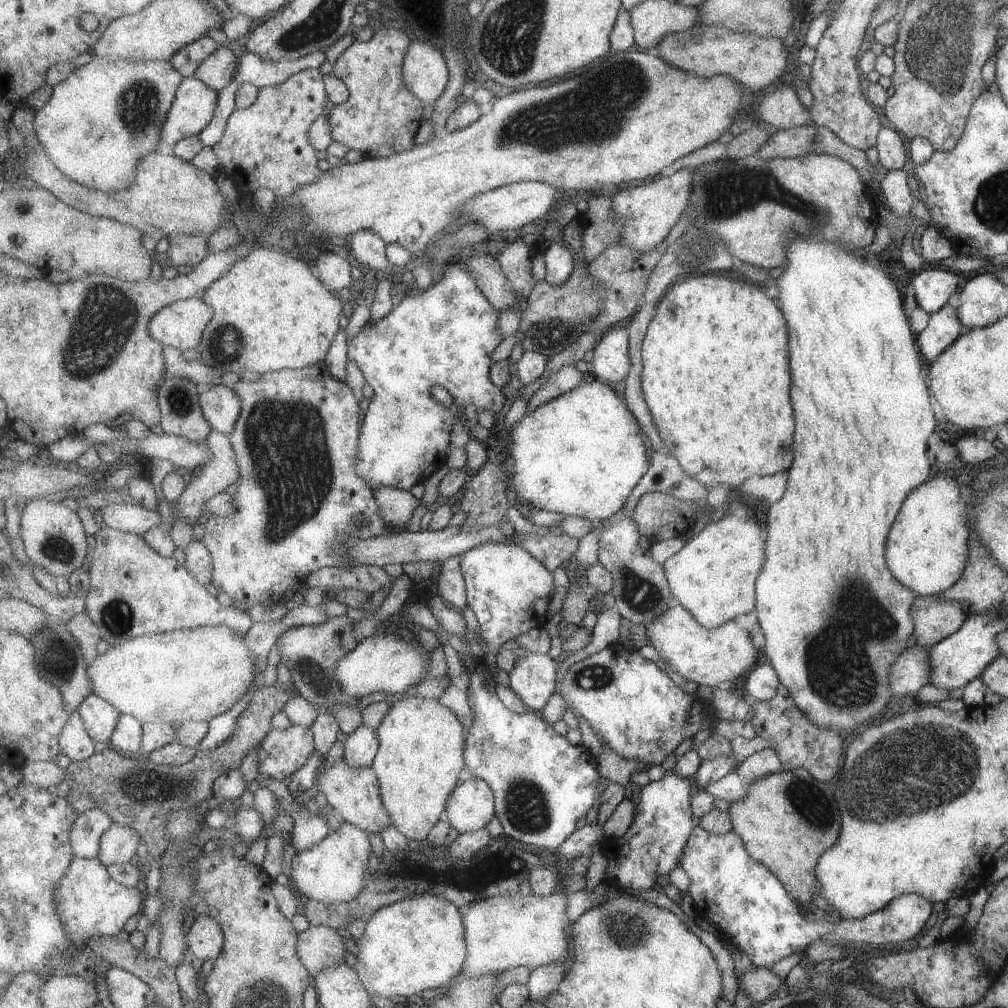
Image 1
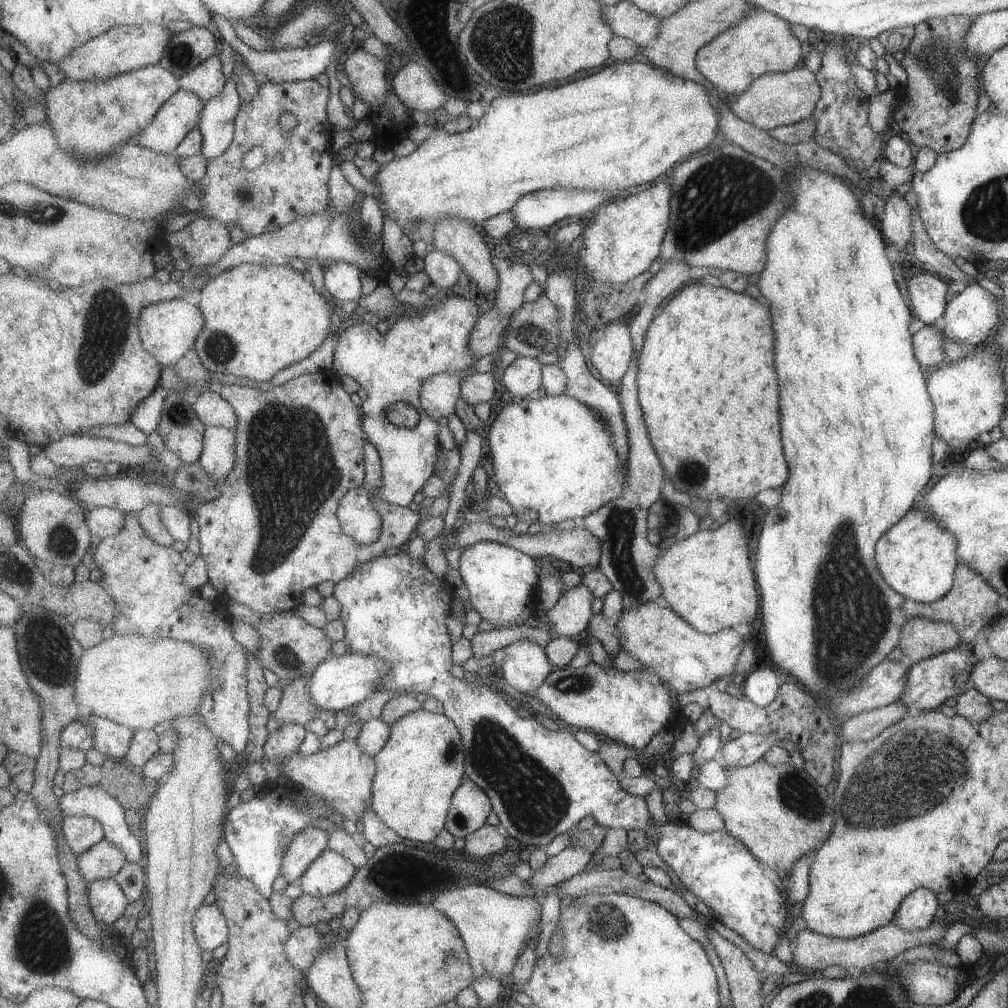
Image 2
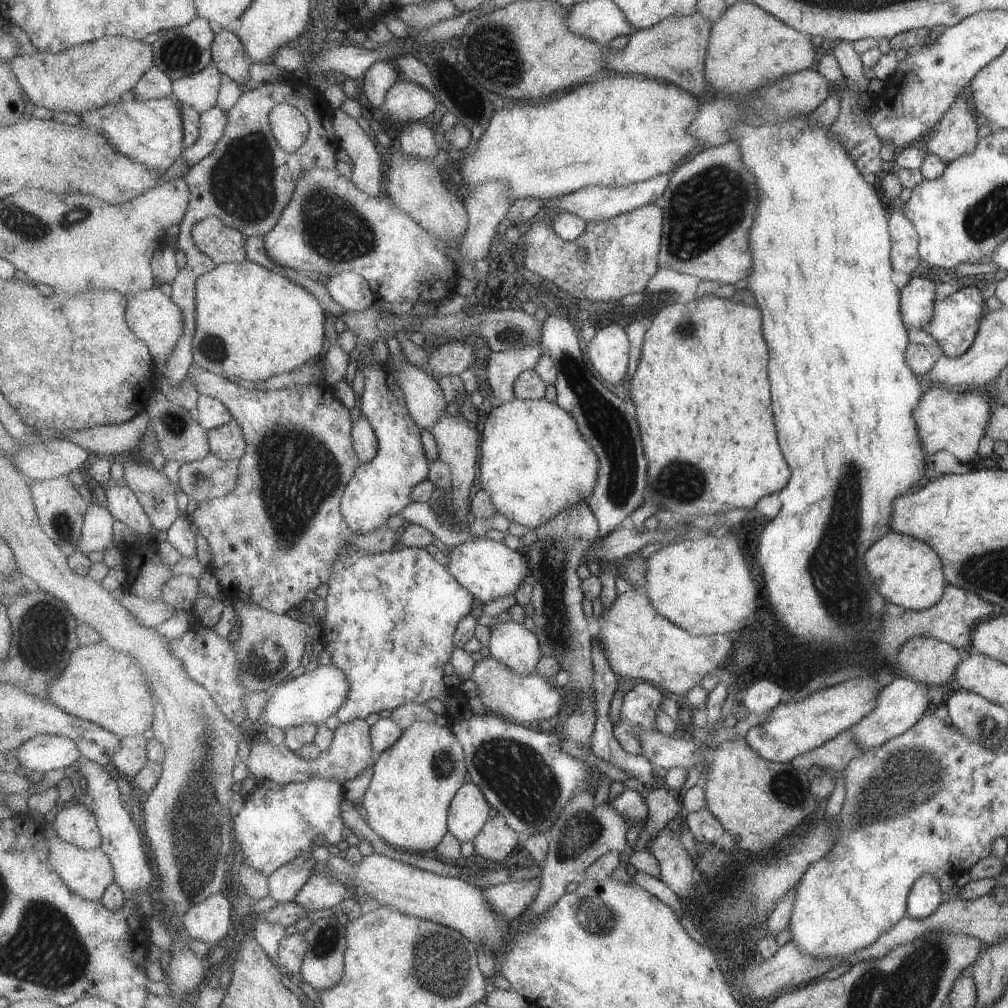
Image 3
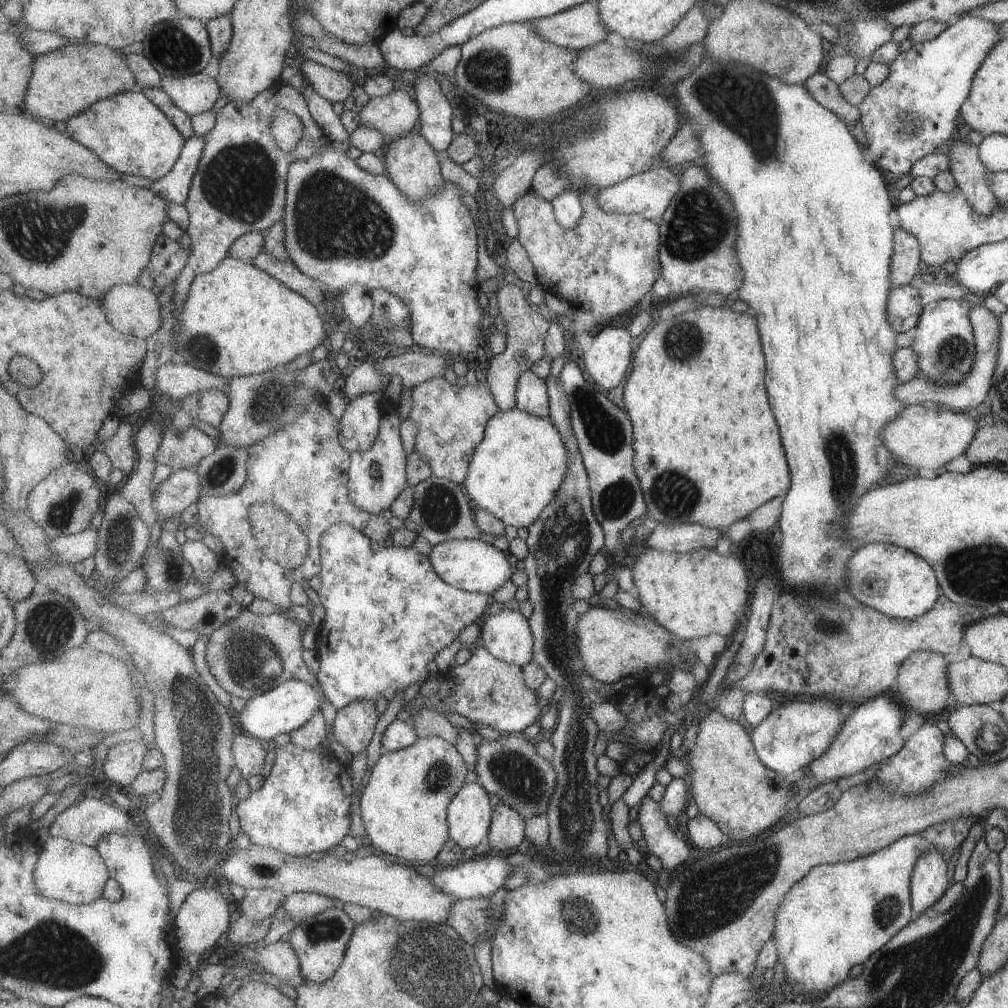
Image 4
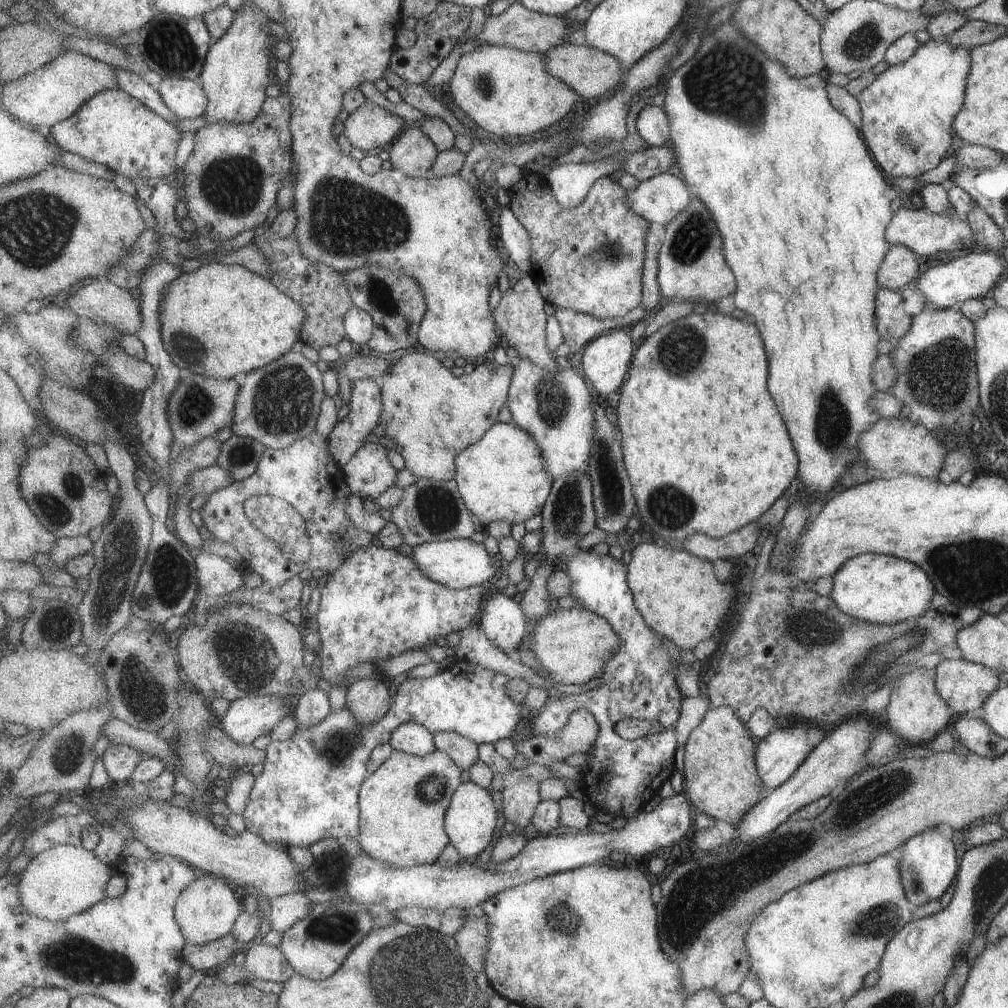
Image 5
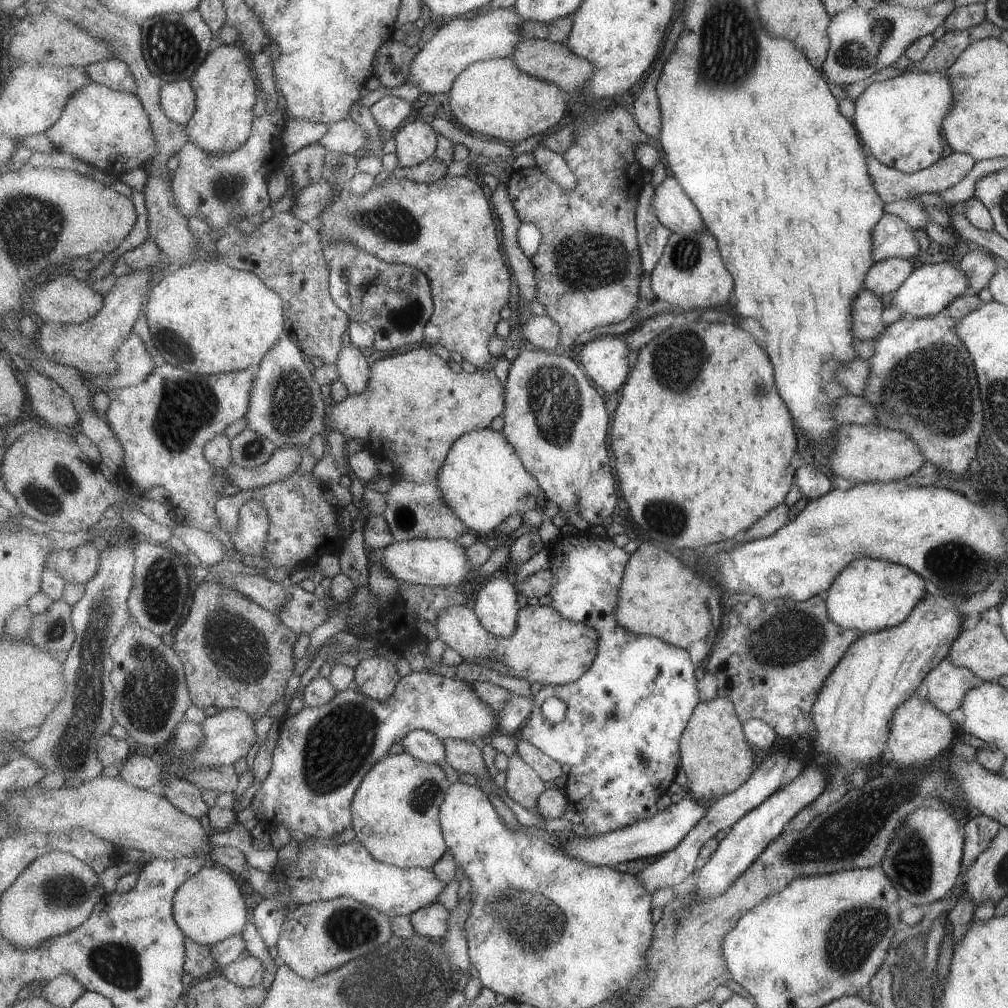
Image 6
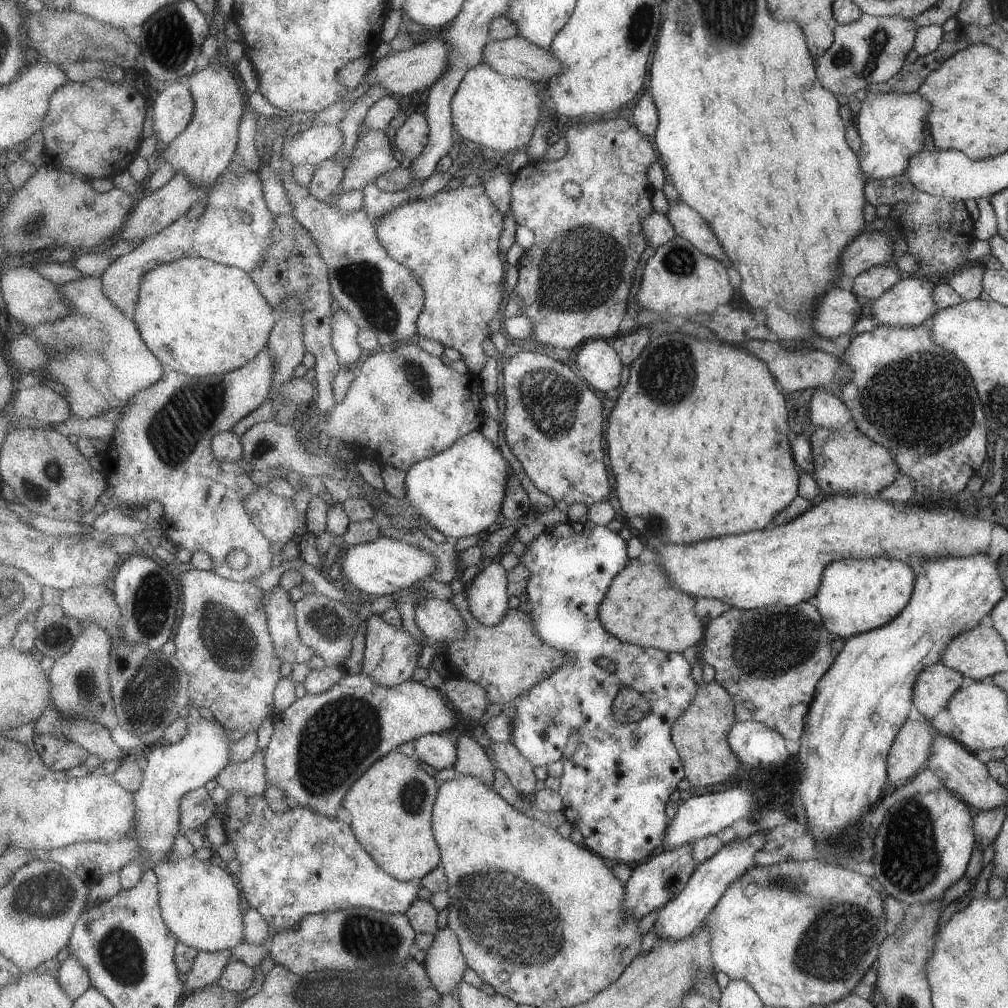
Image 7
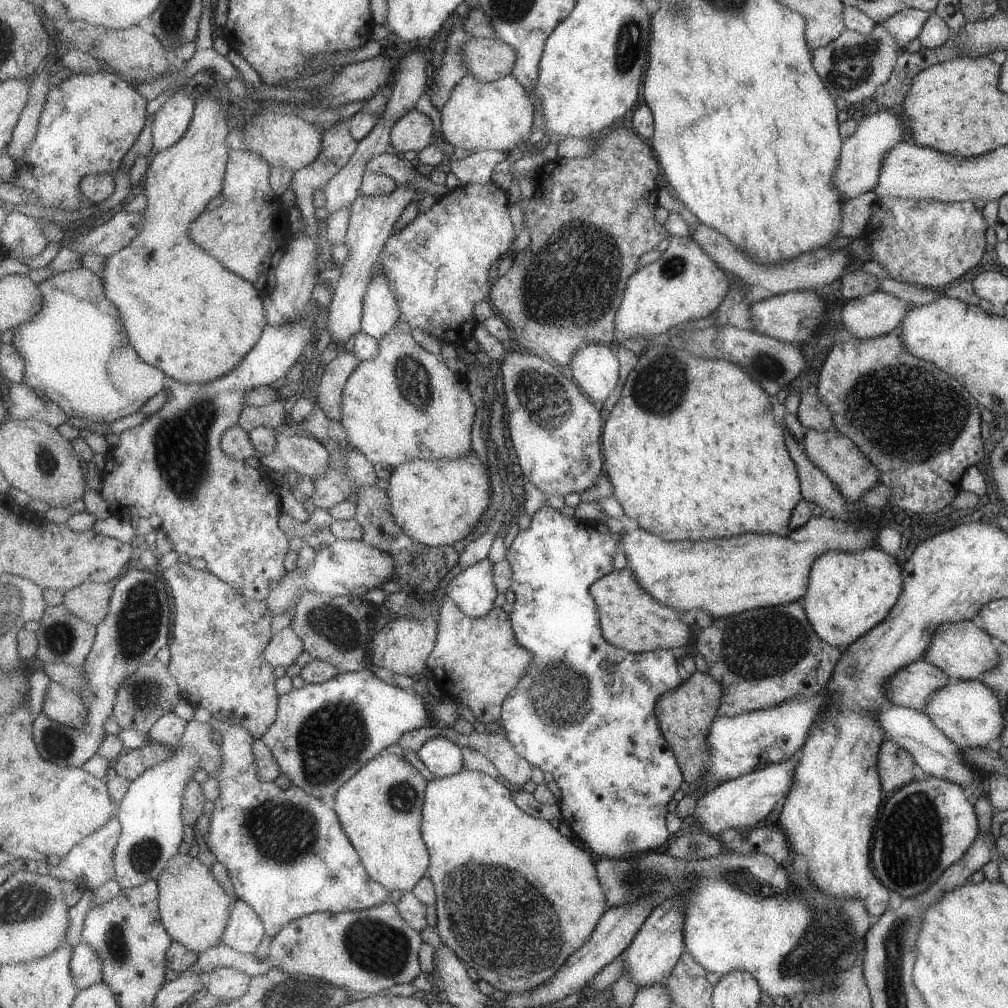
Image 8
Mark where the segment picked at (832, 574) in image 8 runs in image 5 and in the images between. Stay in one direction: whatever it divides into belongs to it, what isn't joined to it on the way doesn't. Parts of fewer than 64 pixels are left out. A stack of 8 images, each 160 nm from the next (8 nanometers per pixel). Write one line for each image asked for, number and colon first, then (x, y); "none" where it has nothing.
5: (883, 589)
6: (869, 595)
7: (855, 595)

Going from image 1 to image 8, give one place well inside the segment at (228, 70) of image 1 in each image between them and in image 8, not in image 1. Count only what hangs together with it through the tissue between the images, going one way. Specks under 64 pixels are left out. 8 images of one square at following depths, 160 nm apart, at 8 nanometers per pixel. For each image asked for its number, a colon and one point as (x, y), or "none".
2: (207, 80)
3: (200, 90)
4: (197, 93)
5: (186, 97)
6: (179, 100)
7: (174, 108)
8: (172, 120)

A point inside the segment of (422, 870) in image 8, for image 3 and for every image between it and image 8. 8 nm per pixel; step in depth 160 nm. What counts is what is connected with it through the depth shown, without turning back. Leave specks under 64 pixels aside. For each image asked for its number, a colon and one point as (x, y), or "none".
3: (415, 780)
4: (405, 801)
5: (403, 804)
6: (396, 811)
7: (391, 806)

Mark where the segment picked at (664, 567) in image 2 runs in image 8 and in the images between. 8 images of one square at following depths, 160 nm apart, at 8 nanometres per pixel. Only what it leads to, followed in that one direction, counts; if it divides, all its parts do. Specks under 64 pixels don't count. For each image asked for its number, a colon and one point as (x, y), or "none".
3: (702, 585)
4: (693, 595)
5: (676, 592)
6: (659, 597)
7: (642, 608)
8: (632, 619)

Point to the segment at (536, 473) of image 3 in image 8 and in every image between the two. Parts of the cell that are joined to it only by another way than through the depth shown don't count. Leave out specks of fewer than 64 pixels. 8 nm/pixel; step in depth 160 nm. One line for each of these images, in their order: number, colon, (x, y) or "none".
4: (518, 470)
5: (503, 476)
6: (484, 480)
7: (459, 492)
8: (438, 503)

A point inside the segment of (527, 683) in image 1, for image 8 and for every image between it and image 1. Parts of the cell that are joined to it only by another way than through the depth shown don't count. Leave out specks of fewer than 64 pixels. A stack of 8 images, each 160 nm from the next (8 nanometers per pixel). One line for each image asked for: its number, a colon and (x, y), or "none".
2: (526, 665)
3: (511, 643)
4: (508, 635)
5: (504, 621)
6: (497, 605)
7: (488, 596)
8: (475, 590)

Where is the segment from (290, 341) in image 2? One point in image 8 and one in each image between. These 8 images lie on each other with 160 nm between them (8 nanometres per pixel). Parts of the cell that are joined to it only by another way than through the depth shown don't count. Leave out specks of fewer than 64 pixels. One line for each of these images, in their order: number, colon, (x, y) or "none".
3: (253, 323)
4: (238, 320)
5: (222, 320)
6: (205, 317)
7: (201, 318)
8: (186, 313)

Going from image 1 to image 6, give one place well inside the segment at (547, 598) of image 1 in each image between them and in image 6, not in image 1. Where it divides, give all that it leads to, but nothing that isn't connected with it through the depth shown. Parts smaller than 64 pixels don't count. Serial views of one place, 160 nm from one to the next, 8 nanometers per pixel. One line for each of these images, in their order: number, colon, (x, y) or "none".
2: (503, 581)
3: (489, 569)
4: (468, 564)
5: (458, 563)
6: (429, 562)

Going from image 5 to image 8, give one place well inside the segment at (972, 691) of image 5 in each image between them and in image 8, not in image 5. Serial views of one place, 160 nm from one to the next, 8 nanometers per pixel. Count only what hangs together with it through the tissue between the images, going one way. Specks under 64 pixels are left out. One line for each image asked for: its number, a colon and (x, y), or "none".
6: (947, 684)
7: (934, 686)
8: (911, 686)

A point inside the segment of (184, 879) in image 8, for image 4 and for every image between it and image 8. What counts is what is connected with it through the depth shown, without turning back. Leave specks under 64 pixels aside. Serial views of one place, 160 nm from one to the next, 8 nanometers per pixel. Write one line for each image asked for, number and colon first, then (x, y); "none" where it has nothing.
4: (204, 915)
5: (208, 909)
6: (210, 907)
7: (201, 903)

